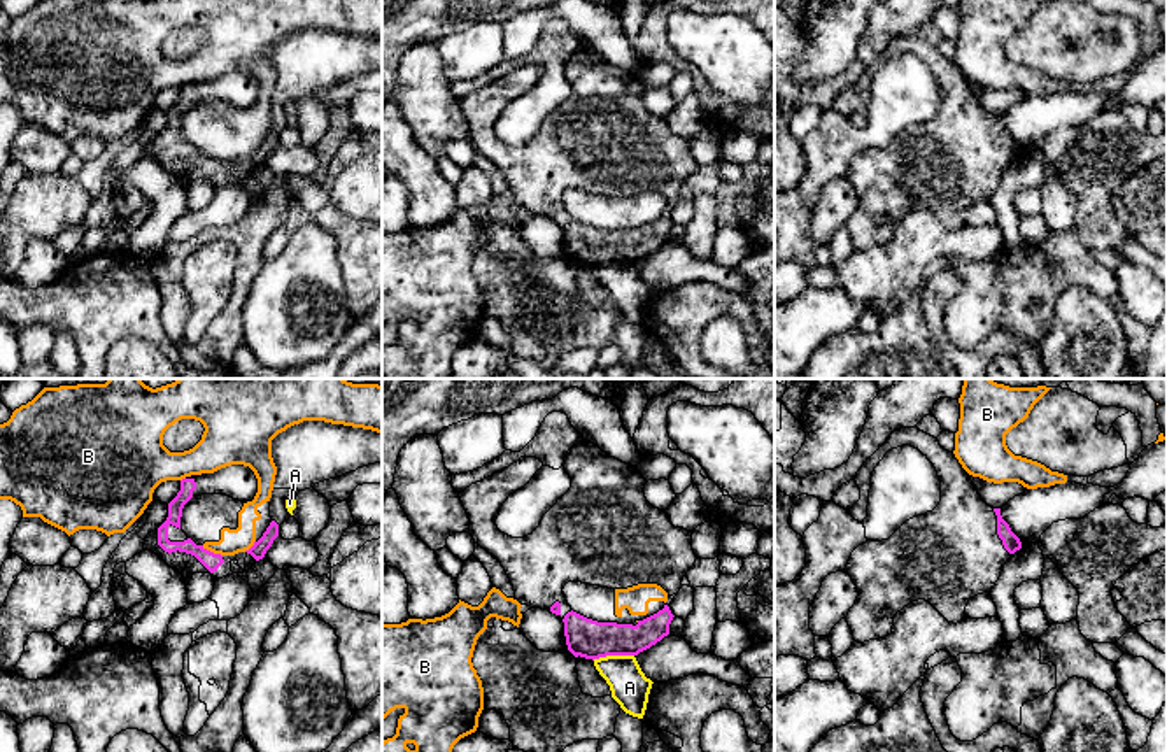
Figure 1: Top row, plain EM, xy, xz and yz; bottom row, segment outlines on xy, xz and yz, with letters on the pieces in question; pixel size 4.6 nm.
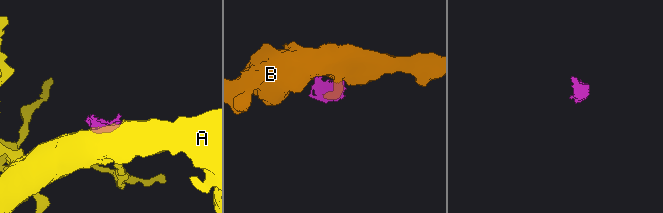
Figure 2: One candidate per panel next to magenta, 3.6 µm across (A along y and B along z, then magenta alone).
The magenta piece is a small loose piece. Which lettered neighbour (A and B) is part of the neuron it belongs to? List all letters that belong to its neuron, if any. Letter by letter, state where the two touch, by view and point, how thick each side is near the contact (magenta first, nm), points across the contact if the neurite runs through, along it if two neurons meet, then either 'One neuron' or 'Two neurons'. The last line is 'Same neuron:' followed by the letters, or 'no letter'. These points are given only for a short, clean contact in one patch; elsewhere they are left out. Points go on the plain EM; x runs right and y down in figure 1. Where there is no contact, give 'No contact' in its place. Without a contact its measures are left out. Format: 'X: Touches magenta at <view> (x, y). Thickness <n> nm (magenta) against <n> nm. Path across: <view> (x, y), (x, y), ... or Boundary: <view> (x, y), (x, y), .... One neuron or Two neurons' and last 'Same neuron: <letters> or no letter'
A: Touches magenta at xz (612, 262). Thickness 180 nm (magenta) against 180 nm. Boundary: xz (633, 262), (607, 262), (593, 267). Two neurons
B: Touches magenta at xy (212, 160). Thickness 80 nm (magenta) against 120 nm. Two neurons
Same neuron: no letter

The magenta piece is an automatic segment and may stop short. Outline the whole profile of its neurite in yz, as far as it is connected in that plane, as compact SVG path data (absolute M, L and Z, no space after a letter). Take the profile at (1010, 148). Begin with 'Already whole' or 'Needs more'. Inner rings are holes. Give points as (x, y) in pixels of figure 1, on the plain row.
Needs more. M916 33L894 39L857 79L860 107L848 117L855 128L864 130L867 124L874 75L888 58L902 53L918 56L934 72L941 88L941 109L932 119L906 128L888 147L867 147L852 160L845 179L857 193L859 203L845 226L859 251L888 244L895 221L918 207L929 209L948 230L960 230L967 210L990 200L1006 168L1022 156L1001 116L992 116L981 107L972 91L974 84L962 75L955 61Z

